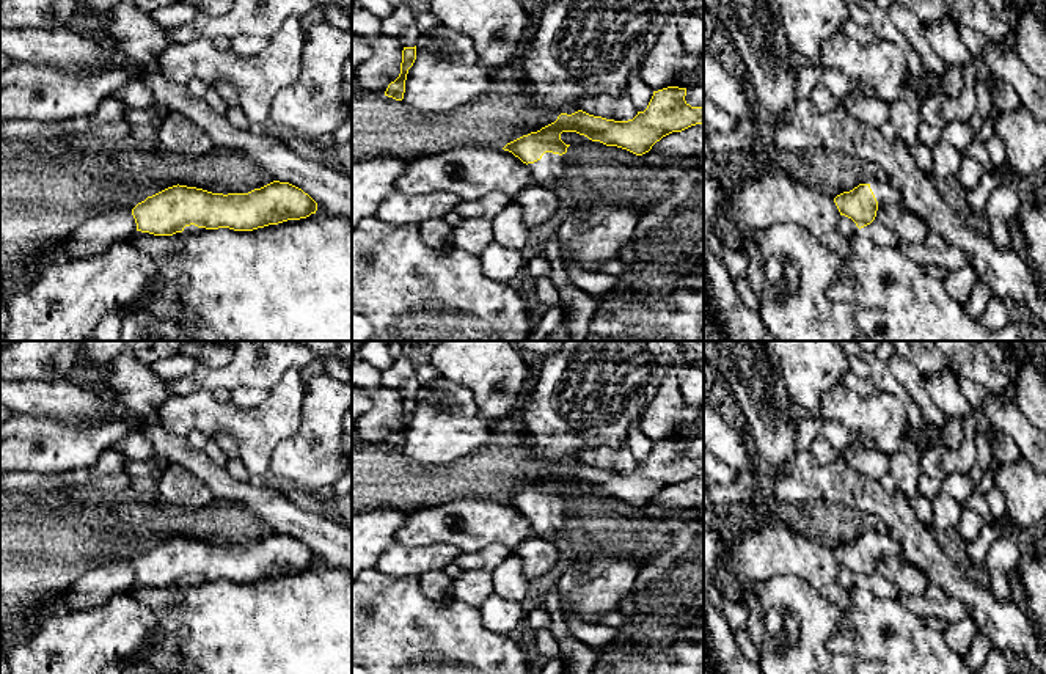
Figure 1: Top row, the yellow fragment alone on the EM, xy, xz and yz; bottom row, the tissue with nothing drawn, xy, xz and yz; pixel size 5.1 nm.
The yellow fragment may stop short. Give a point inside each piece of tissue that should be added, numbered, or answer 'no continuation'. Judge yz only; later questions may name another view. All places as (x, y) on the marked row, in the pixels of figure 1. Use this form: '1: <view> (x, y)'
1: yz (885, 192)

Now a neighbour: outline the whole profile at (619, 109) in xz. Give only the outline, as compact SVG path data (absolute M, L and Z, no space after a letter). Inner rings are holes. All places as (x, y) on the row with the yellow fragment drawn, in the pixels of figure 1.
M600 94L594 97L584 97L576 102L578 110L583 110L594 116L602 116L614 121L628 121L638 115L638 108L630 96L611 97Z

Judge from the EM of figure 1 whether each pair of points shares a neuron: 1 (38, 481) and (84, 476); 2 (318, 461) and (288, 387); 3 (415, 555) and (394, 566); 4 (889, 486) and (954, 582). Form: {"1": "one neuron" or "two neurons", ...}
{"1": "one neuron", "2": "two neurons", "3": "one neuron", "4": "two neurons"}

